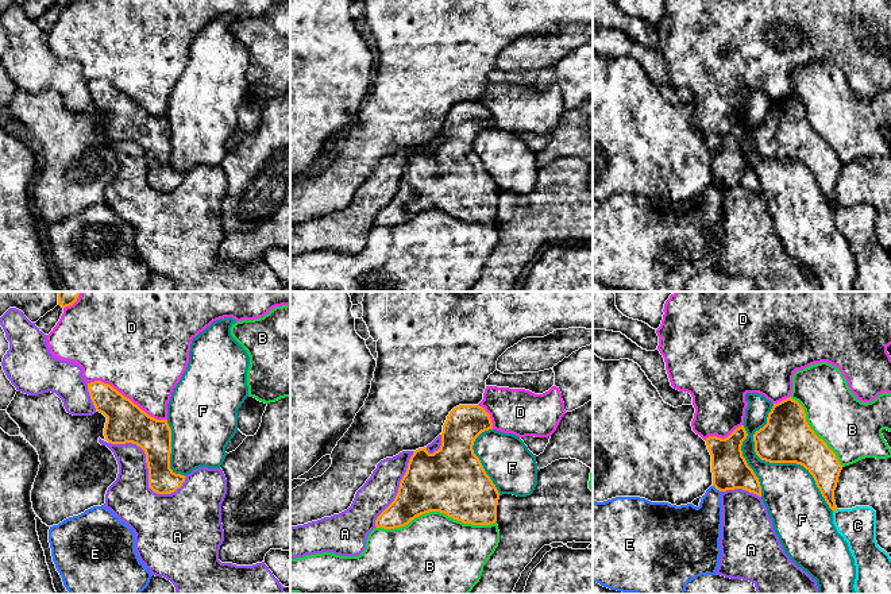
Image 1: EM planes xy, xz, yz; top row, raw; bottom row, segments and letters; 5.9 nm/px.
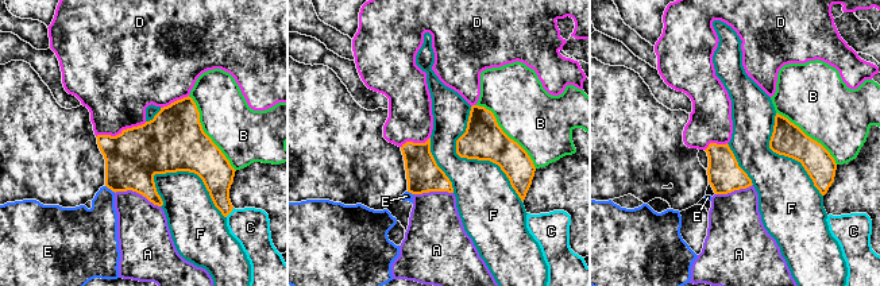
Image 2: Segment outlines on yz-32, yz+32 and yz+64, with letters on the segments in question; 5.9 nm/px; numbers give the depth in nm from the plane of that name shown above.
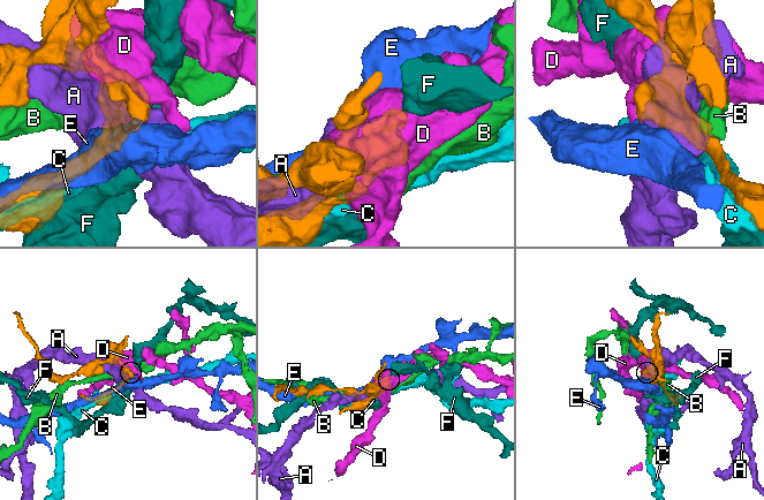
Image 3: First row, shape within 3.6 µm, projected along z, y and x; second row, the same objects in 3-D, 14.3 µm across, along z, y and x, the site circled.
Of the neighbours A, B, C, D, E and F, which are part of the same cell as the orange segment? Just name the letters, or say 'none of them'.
none of them

